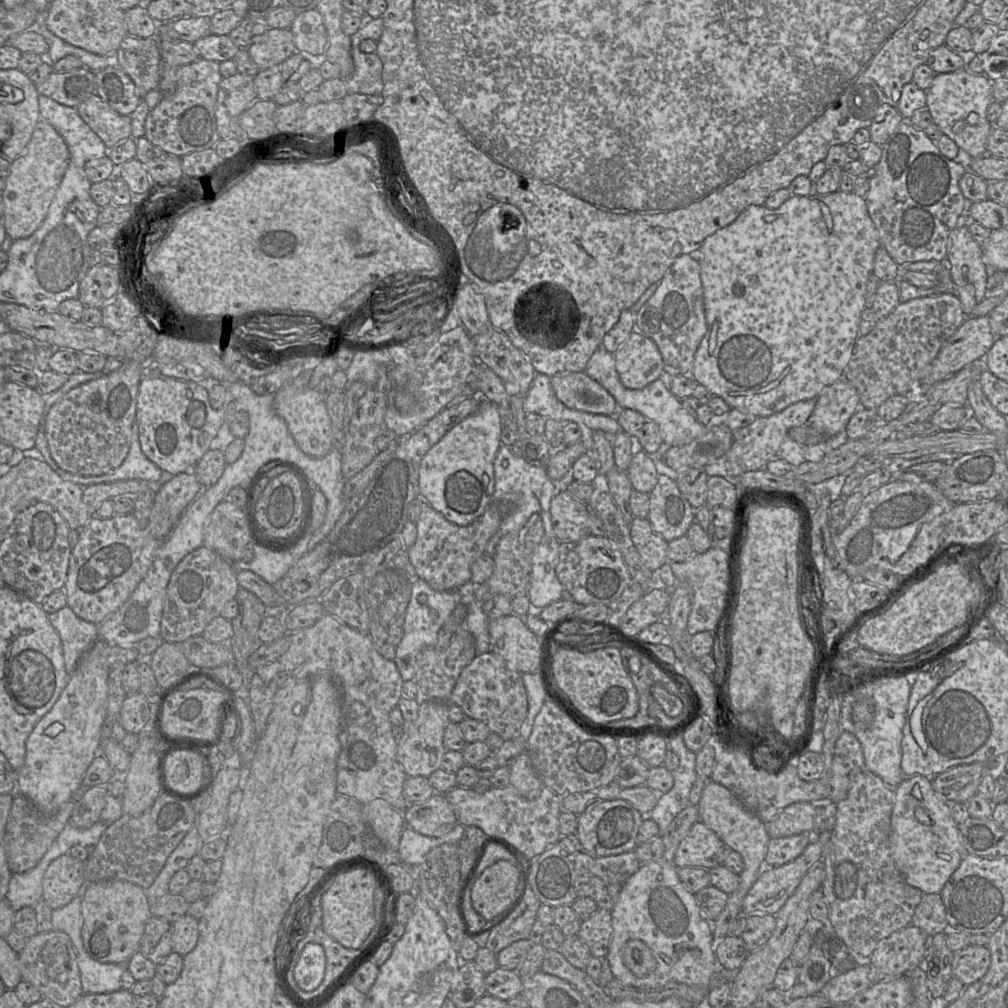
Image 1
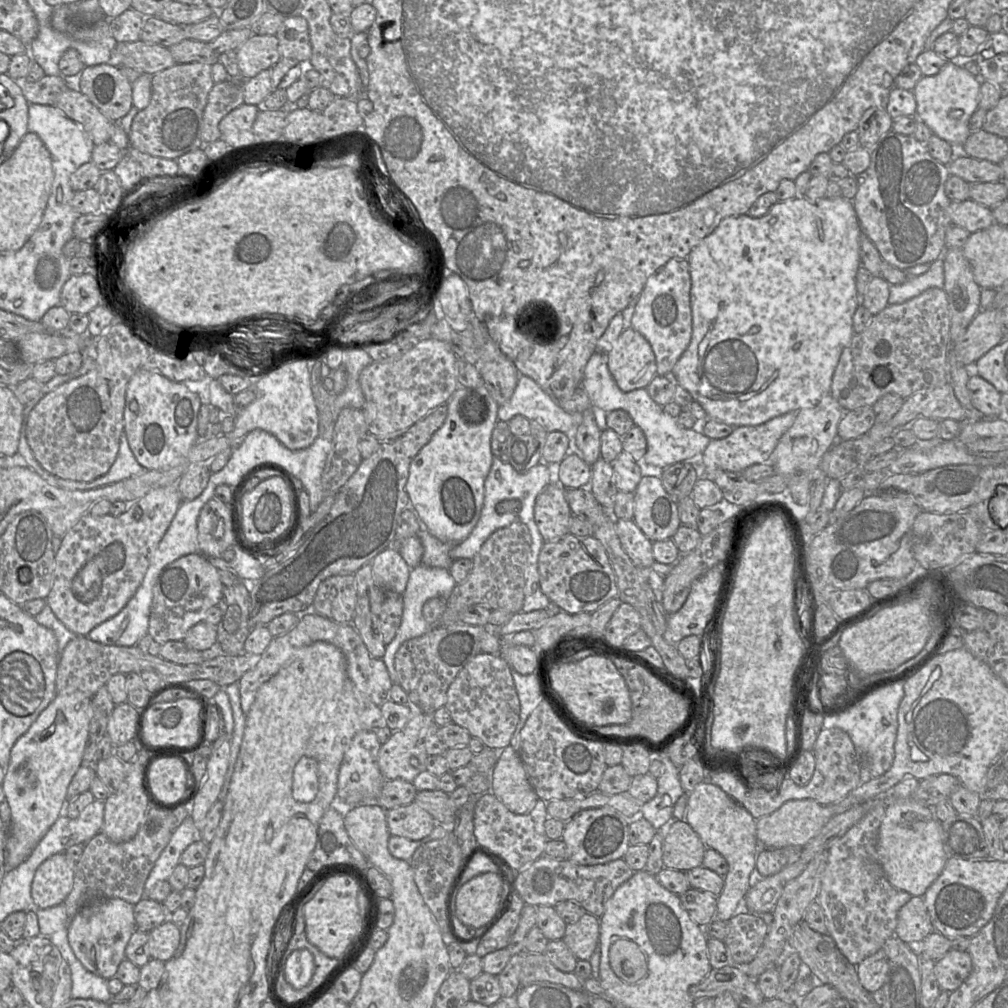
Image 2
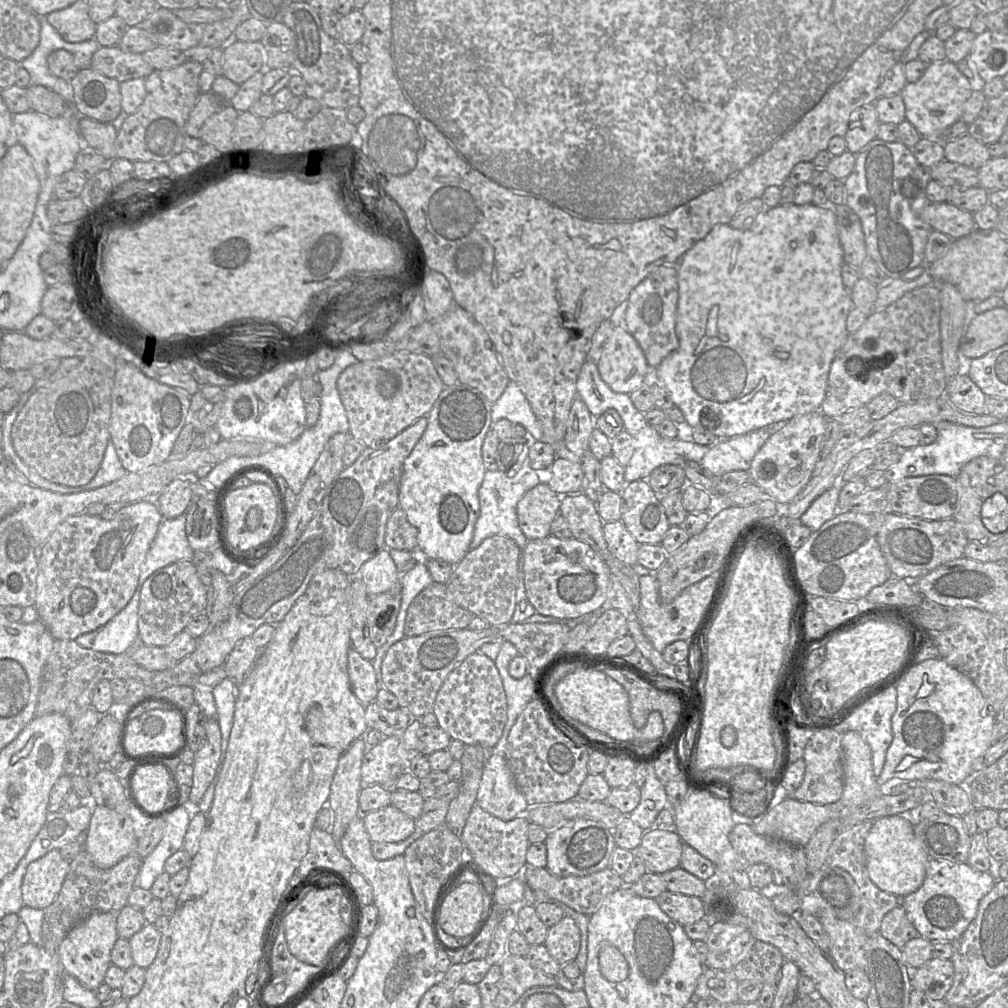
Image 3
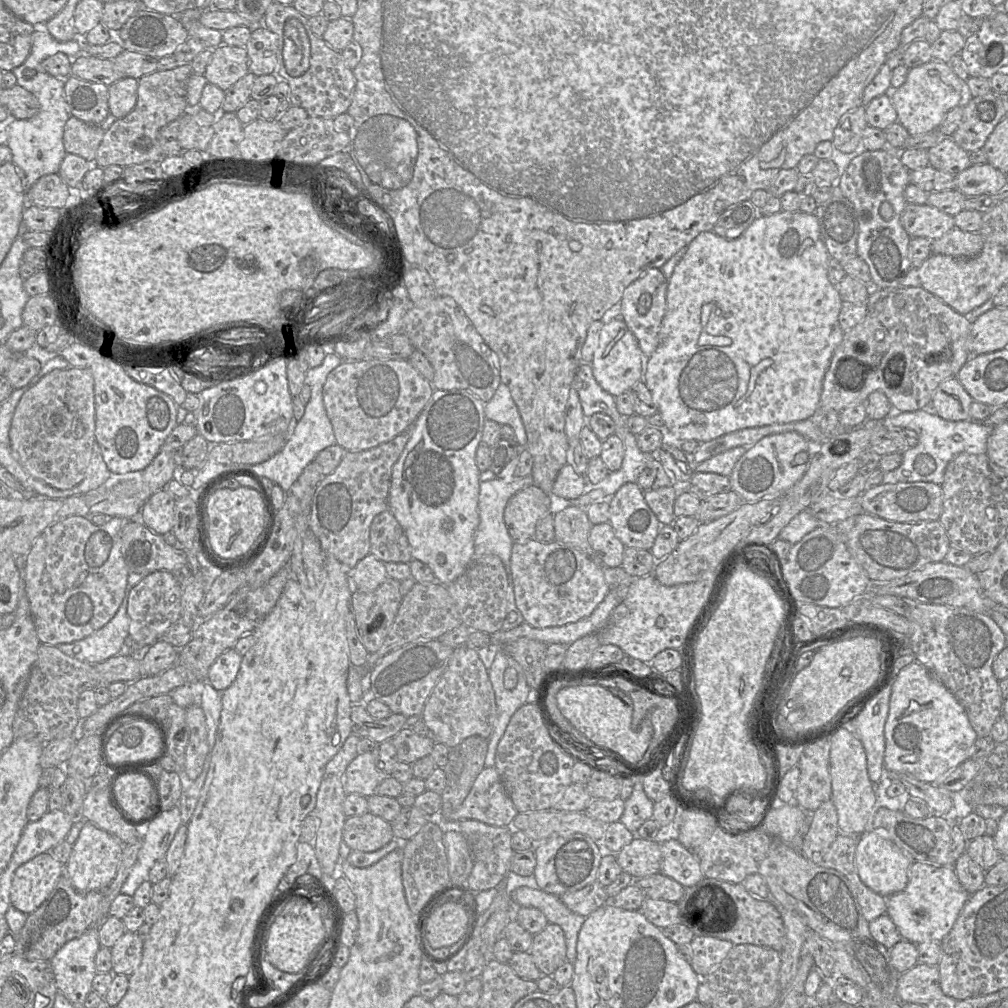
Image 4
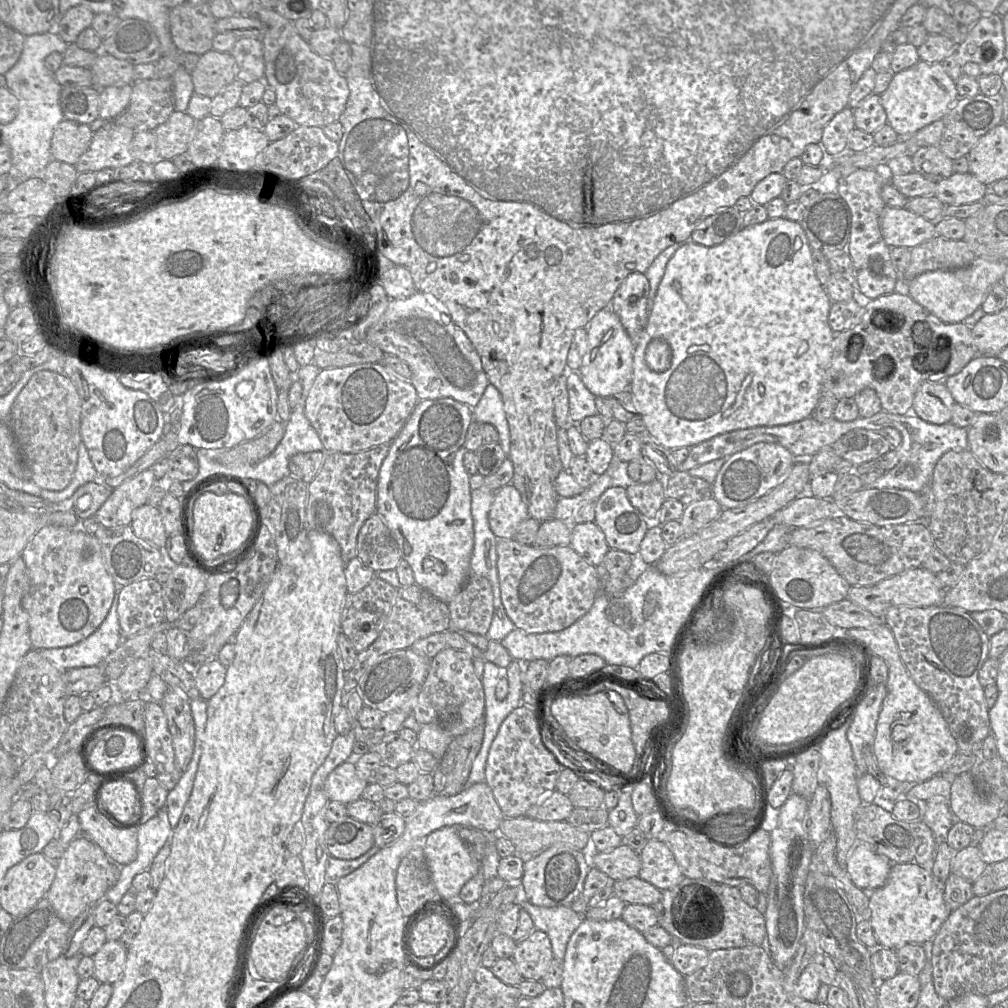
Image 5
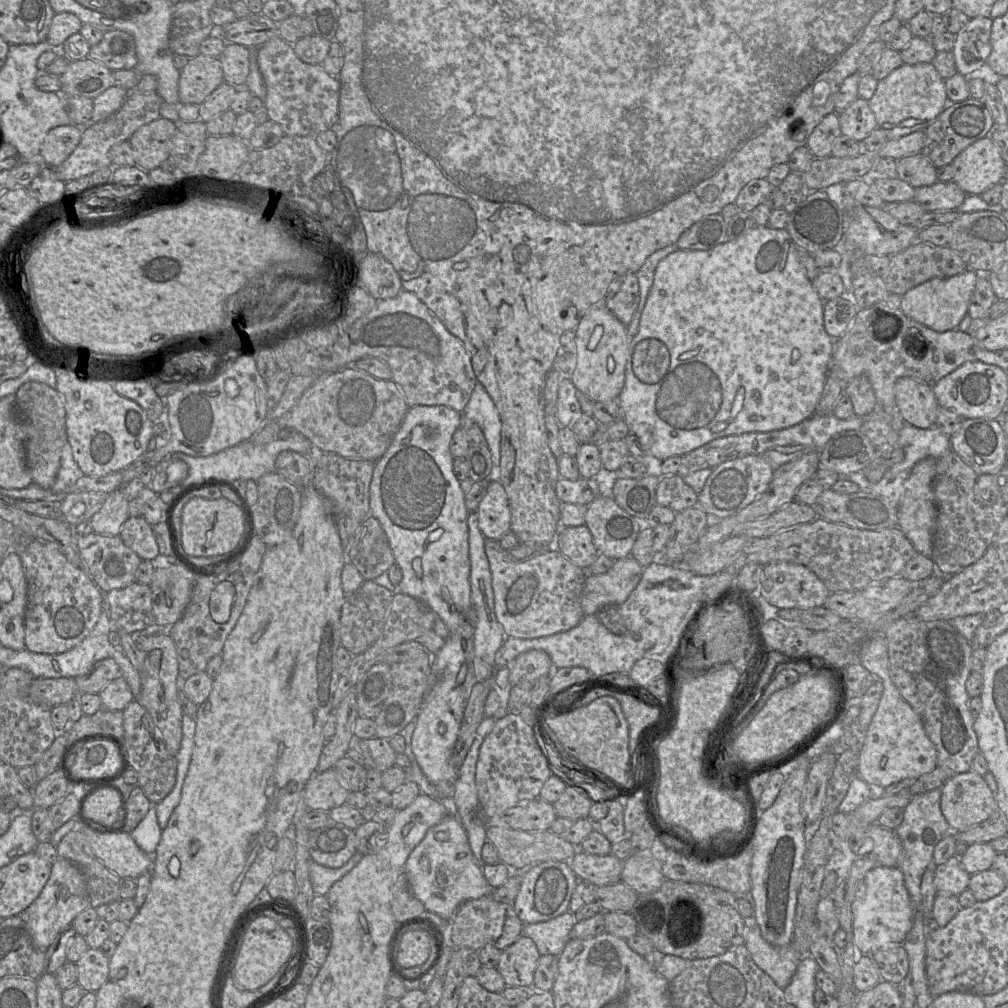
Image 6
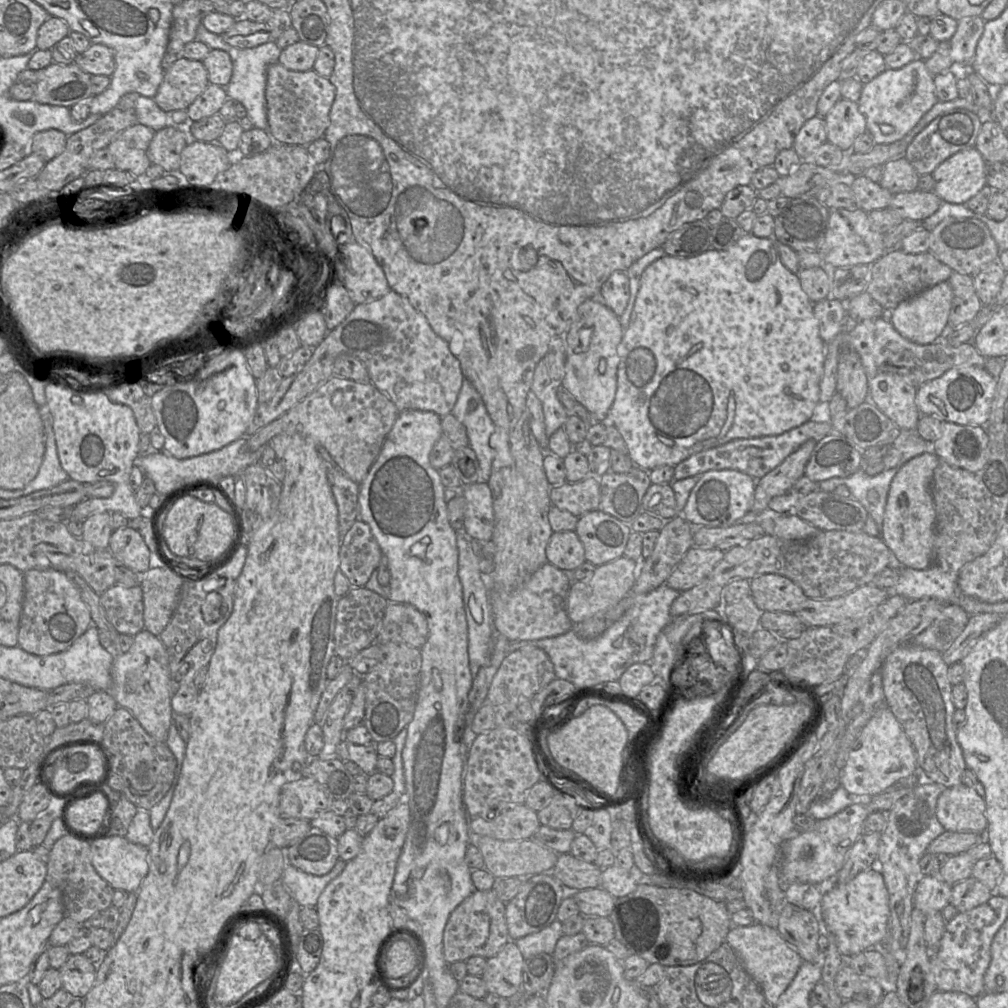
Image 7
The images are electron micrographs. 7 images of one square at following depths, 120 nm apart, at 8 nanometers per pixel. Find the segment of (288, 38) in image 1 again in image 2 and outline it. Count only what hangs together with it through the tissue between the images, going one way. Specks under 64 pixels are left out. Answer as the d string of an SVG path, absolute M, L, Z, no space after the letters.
M252 35L236 49L241 77L250 79L265 69L271 69L281 59L276 35Z

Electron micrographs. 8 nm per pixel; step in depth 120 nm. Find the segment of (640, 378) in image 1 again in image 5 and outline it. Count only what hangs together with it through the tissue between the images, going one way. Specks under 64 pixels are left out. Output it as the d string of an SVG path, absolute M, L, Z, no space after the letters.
M613 309L600 310L587 328L588 346L579 374L584 385L596 397L610 397L628 389L633 377L635 343L624 329Z

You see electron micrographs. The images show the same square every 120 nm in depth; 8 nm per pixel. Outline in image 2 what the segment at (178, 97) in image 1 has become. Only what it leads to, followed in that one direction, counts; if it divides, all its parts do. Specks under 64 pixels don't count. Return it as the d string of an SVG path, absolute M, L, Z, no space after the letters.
M201 62L175 64L152 76L149 105L134 117L129 147L140 152L176 160L181 155L201 148L202 121L208 95L214 86L212 65Z

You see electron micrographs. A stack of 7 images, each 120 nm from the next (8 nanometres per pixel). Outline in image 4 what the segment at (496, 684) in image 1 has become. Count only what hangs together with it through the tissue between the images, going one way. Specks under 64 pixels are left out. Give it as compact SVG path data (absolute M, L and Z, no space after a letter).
M465 645L454 648L447 668L429 695L421 715L435 742L449 748L473 735L489 739L493 731L497 717L495 693L488 669L477 650Z

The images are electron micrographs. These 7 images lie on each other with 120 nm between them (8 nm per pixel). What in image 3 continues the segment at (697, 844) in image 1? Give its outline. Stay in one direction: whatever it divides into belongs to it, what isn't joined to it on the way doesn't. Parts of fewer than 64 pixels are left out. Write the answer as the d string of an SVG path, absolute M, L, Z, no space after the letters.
M644 830L635 857L644 862L650 873L663 874L680 867L684 843L675 830Z

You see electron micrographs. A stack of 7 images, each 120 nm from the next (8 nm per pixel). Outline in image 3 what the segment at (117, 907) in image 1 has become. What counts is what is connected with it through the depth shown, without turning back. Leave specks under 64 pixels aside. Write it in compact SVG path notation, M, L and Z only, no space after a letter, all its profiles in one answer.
M96 912L76 925L62 940L57 955L65 973L74 976L85 988L95 991L112 965L111 950L119 939L116 922L118 912Z

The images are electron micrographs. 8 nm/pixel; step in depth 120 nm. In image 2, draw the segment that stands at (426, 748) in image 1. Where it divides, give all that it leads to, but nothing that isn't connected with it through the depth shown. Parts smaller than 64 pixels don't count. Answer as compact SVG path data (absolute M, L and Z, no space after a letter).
M414 712L405 727L393 731L392 736L381 744L378 766L384 778L411 782L426 771L429 755L424 746L431 725L436 724L432 714Z

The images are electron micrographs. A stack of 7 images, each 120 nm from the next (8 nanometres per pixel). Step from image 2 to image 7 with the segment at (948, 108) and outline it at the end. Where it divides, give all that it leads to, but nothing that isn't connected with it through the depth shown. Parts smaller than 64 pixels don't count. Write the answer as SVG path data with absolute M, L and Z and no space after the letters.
M914 60L898 69L886 69L873 80L865 83L857 103L867 121L866 132L872 135L876 144L889 144L905 137L938 101L934 75L929 72L924 60Z

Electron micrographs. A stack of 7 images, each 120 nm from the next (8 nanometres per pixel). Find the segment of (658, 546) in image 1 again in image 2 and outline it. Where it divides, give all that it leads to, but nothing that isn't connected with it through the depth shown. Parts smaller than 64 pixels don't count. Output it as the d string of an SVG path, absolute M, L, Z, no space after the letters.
M616 520L616 533L623 550L636 566L649 568L655 562L652 553L653 542L633 520Z

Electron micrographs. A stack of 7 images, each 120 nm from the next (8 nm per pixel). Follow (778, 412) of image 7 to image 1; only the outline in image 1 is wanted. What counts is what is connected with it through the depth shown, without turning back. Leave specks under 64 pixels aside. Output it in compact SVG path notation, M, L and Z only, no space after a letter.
M837 190L831 194L791 196L776 209L764 205L750 205L745 208L731 224L707 238L698 254L695 254L701 266L707 332L694 355L691 377L712 395L721 397L730 409L750 413L757 418L771 416L793 403L816 398L826 387L843 378L859 337L861 314L866 308L867 281L872 274L878 247L880 240L868 213L865 198L854 192Z

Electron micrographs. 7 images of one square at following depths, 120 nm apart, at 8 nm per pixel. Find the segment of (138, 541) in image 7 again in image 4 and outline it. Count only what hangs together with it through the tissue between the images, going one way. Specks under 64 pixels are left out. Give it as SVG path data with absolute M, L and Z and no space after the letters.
M164 490L153 493L140 510L140 520L153 532L164 535L174 526L175 500Z

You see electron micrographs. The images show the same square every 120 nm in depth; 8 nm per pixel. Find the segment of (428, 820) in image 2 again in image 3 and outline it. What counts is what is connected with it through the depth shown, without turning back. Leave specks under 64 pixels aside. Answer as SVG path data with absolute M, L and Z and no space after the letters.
M392 805L362 815L372 843L401 842L415 831L415 819Z

